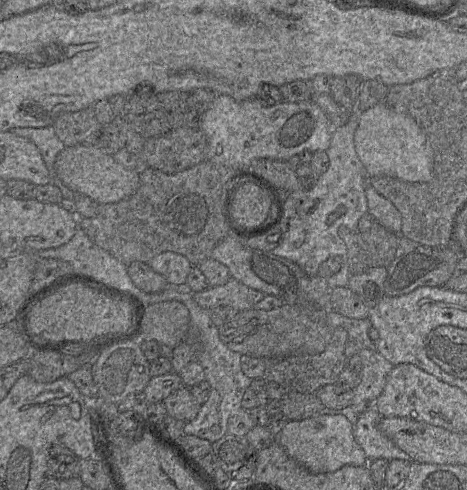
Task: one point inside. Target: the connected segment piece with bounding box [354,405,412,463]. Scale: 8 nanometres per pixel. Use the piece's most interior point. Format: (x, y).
(376, 445)

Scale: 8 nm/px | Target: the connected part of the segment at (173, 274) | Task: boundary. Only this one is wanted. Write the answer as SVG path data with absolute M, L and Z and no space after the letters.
M172 251L162 252L153 257L148 263L156 272L165 277L169 285L185 285L192 267L189 260Z

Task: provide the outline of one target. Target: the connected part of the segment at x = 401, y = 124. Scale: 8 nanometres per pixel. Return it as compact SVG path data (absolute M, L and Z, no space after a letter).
M385 102L359 113L354 144L369 178L389 176L406 182L422 183L433 177L433 152L426 133L414 118L392 110Z

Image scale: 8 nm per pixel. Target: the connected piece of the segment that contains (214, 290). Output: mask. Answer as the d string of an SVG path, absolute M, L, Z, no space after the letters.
M231 278L221 286L208 287L193 293L195 302L205 309L217 306L230 306L238 311L253 309L264 298L265 294L252 289Z

